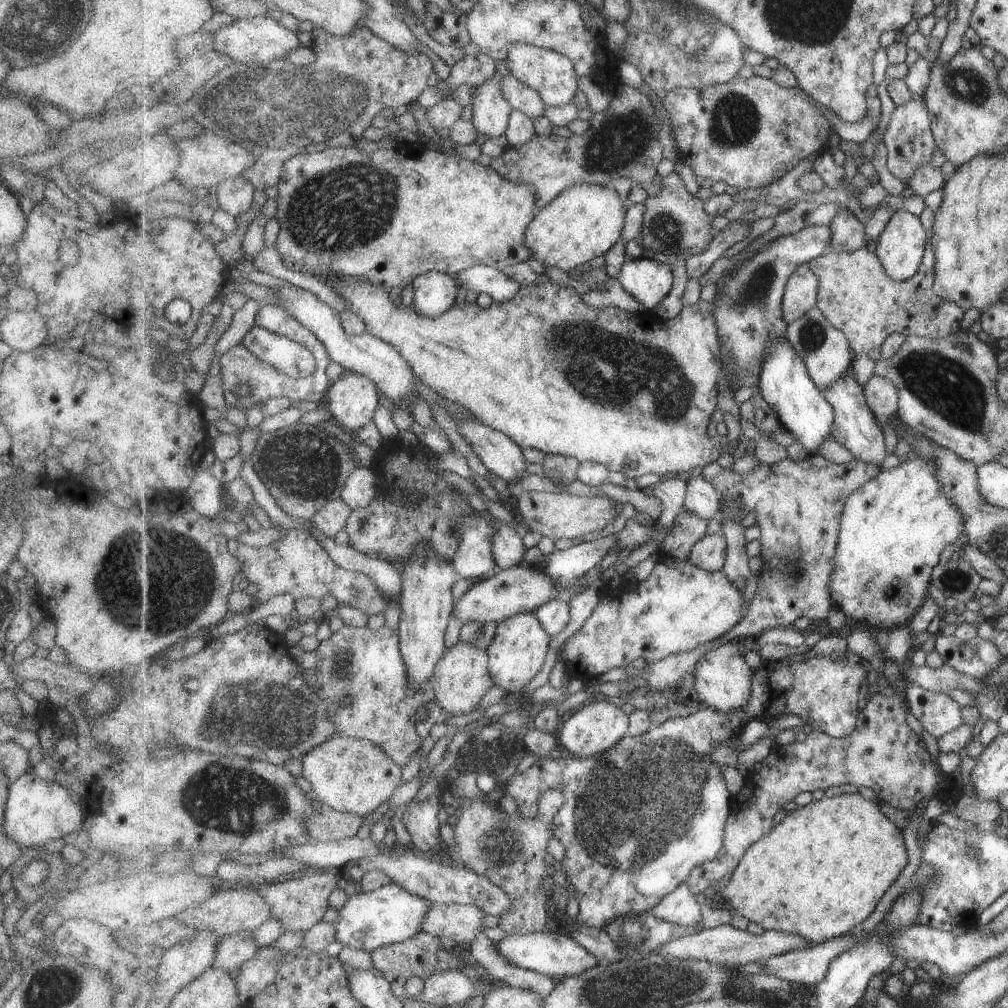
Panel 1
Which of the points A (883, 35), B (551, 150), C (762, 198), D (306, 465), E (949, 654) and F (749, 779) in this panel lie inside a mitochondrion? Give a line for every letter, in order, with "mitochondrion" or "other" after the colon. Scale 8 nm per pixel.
A: other
B: other
C: other
D: mitochondrion
E: other
F: other

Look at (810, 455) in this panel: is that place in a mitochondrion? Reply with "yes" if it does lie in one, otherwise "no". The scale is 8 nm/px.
no

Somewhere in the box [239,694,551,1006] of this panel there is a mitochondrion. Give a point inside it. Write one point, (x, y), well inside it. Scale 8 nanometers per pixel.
(501, 842)

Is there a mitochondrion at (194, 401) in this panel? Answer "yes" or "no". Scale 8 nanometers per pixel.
no

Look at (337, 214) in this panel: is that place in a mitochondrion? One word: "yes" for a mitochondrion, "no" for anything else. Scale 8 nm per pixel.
yes

